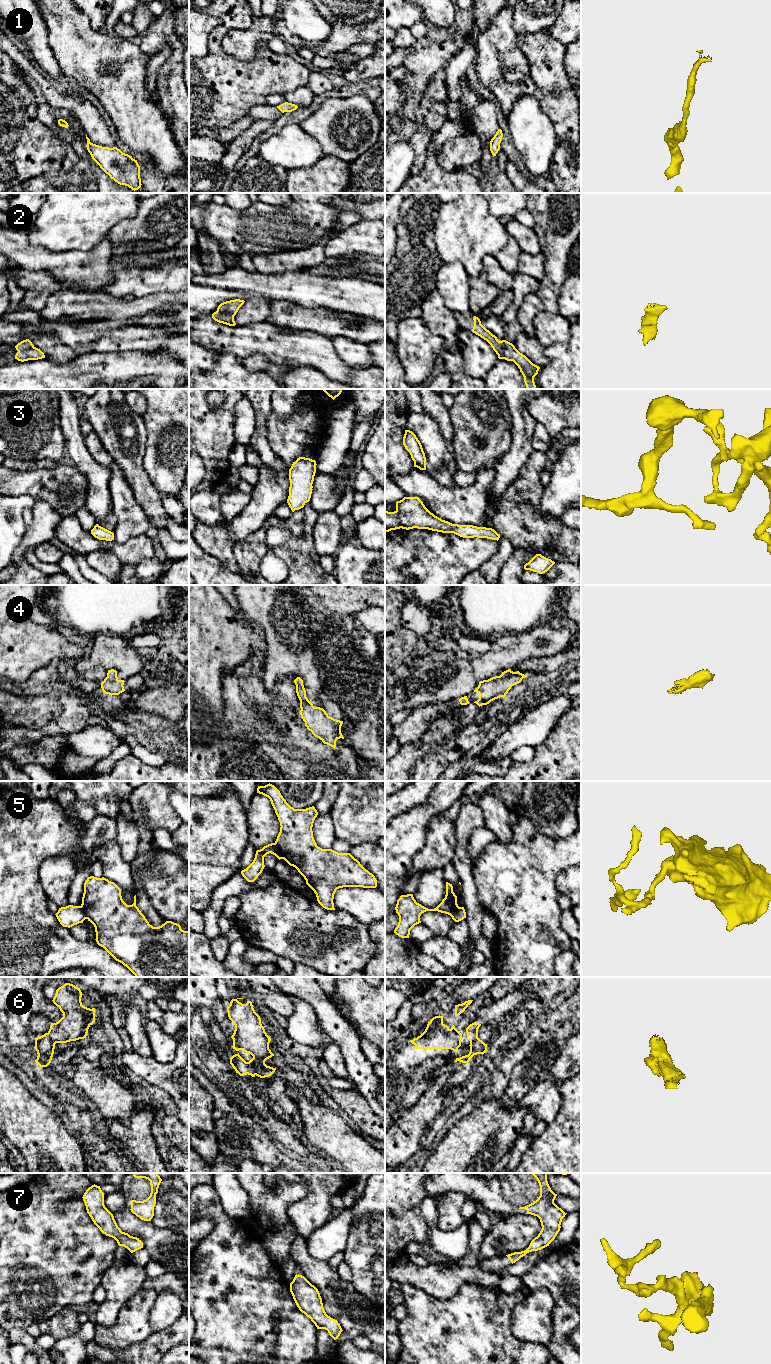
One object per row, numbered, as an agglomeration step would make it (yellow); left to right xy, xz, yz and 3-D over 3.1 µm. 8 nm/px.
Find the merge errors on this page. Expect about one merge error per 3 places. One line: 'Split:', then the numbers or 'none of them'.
Split: 5, 6

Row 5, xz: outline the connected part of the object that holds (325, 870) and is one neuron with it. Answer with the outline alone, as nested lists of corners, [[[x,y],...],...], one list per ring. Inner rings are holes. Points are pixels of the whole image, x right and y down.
[[[270,783],[258,786],[257,793],[270,799],[280,822],[275,844],[282,859],[304,877],[323,908],[335,910],[333,899],[339,888],[377,887],[375,876],[350,853],[338,853],[317,846],[312,831],[318,815],[314,806],[294,809]]]

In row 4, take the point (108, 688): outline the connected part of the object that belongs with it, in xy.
[[[114,669],[108,670],[107,677],[101,683],[103,693],[109,695],[119,695],[124,692],[124,680],[119,680],[117,677],[117,671]]]

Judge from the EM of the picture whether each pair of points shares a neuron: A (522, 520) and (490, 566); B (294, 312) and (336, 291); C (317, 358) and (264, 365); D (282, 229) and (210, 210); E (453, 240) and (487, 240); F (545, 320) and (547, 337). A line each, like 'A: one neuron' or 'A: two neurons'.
A: two neurons
B: two neurons
C: two neurons
D: one neuron
E: one neuron
F: one neuron

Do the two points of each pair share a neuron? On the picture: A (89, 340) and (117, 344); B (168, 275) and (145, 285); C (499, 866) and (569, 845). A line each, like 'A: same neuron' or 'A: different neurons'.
A: same neuron
B: same neuron
C: same neuron

